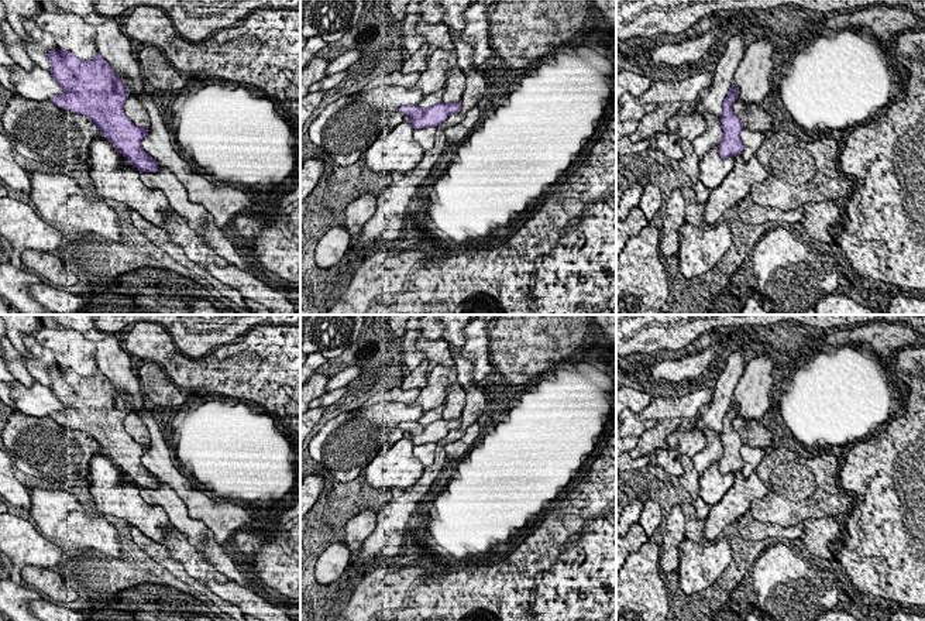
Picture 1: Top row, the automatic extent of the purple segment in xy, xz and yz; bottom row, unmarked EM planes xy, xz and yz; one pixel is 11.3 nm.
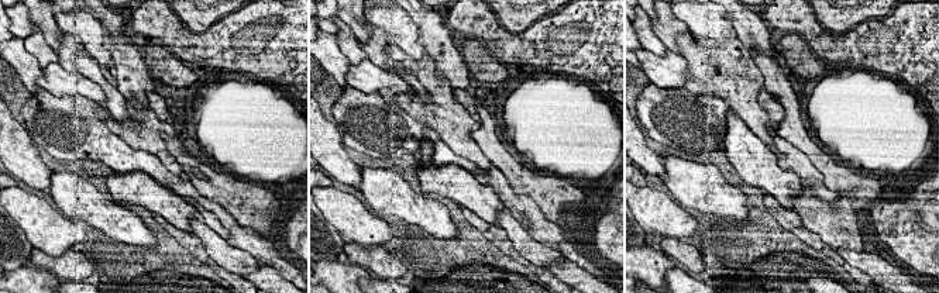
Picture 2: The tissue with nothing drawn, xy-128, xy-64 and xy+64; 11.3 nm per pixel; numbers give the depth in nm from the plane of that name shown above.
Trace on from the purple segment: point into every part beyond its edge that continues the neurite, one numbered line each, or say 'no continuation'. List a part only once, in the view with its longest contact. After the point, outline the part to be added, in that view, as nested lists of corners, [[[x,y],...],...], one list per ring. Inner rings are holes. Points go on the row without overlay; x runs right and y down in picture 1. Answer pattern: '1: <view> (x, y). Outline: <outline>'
no continuation

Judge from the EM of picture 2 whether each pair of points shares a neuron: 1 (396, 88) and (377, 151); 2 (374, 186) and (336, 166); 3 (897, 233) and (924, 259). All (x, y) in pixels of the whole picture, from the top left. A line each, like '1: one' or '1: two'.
1: two
2: two
3: one

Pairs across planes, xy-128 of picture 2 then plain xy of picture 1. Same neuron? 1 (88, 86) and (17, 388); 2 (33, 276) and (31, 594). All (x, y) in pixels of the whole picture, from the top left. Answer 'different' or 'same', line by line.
1: same
2: same

